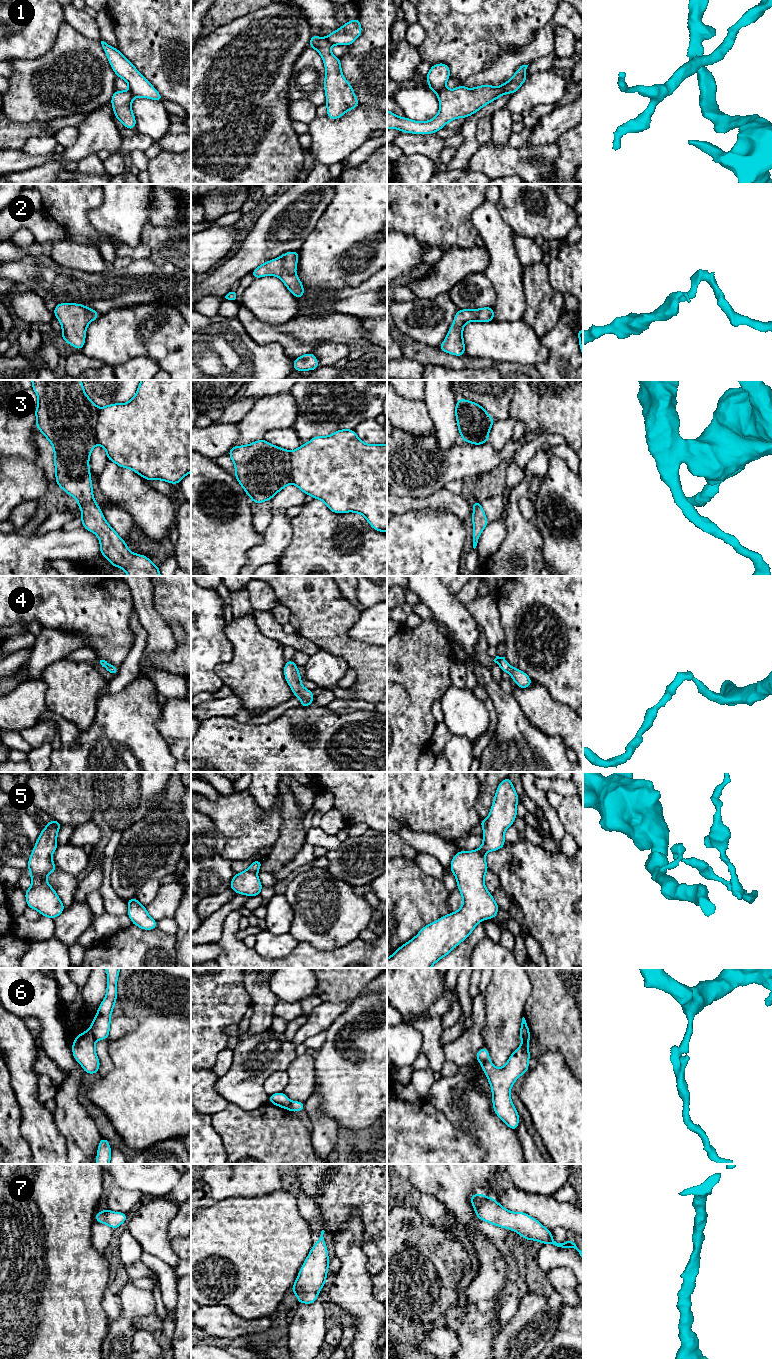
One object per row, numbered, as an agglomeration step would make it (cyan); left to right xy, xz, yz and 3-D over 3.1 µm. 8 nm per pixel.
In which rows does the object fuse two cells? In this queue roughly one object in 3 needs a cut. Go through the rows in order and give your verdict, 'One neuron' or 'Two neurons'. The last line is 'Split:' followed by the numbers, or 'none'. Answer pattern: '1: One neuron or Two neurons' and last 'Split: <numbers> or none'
1: Two neurons
2: One neuron
3: Two neurons
4: One neuron
5: Two neurons
6: Two neurons
7: One neuron
Split: 1, 3, 5, 6

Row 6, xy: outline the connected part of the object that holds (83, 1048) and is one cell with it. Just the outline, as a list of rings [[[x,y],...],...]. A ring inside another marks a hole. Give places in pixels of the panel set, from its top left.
[[[91,1029],[75,1037],[72,1045],[73,1057],[87,1074],[98,1073],[100,1061],[95,1052],[95,1038]]]

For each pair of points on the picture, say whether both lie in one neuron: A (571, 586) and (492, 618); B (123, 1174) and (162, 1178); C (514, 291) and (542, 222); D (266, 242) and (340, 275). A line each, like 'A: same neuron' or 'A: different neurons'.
A: different neurons
B: same neuron
C: different neurons
D: different neurons

